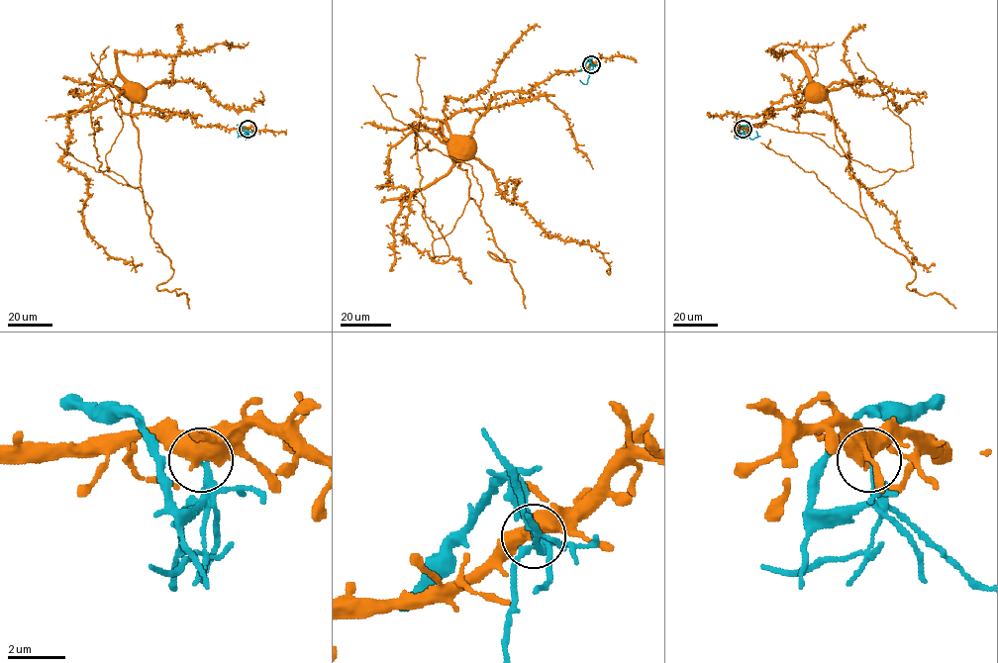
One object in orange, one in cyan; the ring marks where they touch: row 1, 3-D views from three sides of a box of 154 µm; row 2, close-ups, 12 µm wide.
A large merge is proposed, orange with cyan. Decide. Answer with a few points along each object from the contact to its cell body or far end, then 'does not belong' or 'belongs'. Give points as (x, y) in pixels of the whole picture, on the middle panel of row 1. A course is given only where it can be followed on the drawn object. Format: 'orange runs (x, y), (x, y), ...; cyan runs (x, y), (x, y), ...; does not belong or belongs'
orange runs (591, 64), (554, 73), (529, 92), (499, 93), (474, 124), (473, 132), (456, 138); cyan runs (591, 64), (585, 84), (579, 80); does not belong

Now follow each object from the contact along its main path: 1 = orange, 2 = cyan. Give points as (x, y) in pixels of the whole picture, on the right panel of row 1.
1: (743, 129), (758, 126), (767, 112), (802, 105), (806, 101), (807, 91)
2: (743, 129), (753, 139), (760, 137), (756, 131)

